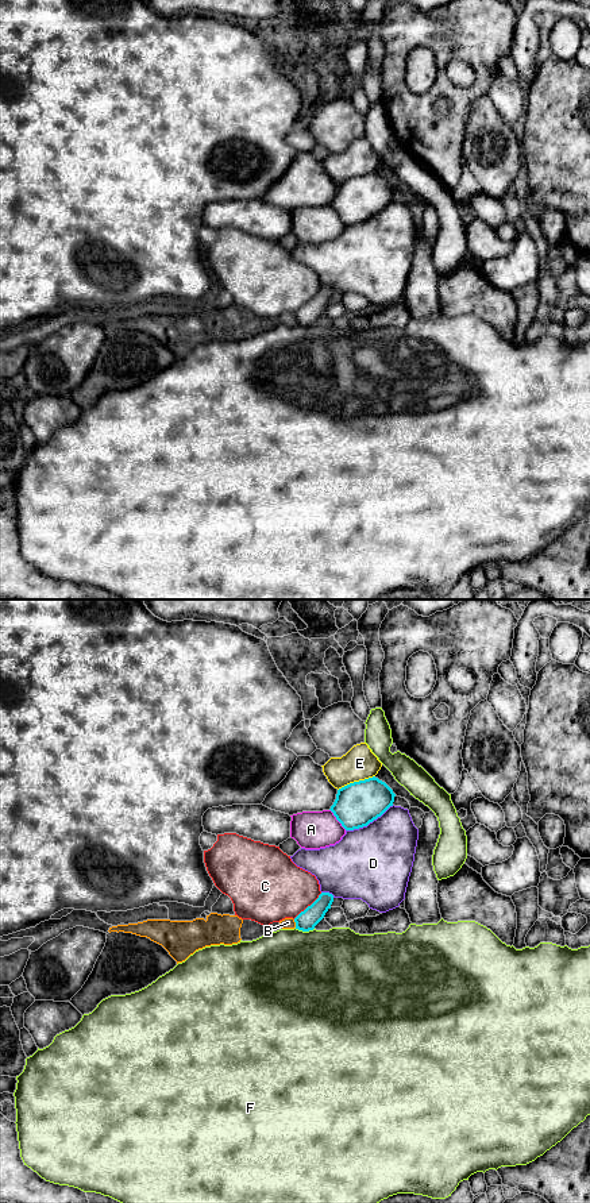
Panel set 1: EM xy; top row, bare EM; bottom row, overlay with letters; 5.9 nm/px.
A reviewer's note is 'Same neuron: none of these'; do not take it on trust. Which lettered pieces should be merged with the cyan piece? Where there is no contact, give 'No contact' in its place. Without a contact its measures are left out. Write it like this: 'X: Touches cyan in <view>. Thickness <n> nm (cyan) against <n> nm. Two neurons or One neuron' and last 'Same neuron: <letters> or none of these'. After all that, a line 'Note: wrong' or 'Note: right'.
A: Touches cyan in xy. Thickness 260 nm (cyan) against 220 nm. Two neurons
B: Touches cyan in xy. Thickness 120 nm (cyan) against 60 nm. Two neurons
C: Touches cyan in xy. Thickness 120 nm (cyan) against 400 nm. Two neurons
D: Touches cyan in xy. Thickness 260 nm (cyan) against 460 nm. Two neurons
E: Touches cyan in xy. Thickness 260 nm (cyan) against 200 nm. Two neurons
F: Touches cyan in xy. Thickness 120 nm (cyan) against 500 nm. Two neurons
Same neuron: none of these
Note: right

